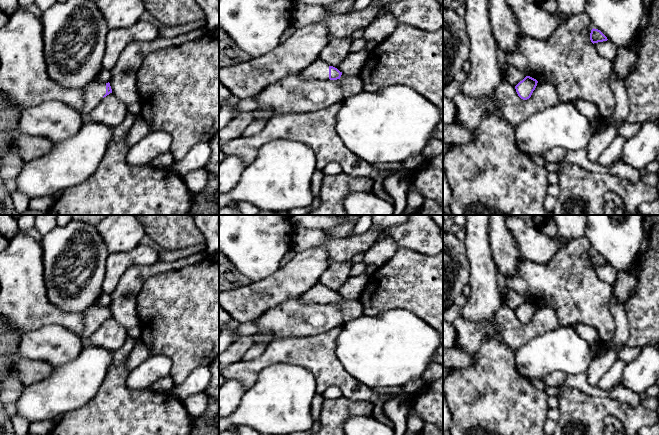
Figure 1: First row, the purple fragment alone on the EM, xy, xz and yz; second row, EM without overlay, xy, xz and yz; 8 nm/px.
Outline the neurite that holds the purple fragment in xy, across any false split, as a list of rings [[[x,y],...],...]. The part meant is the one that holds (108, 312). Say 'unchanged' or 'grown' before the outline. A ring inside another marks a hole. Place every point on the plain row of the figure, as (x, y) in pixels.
grown; [[[92,306],[84,311],[84,329],[80,338],[86,345],[89,344],[91,335],[100,327],[100,325],[112,317],[110,307]]]

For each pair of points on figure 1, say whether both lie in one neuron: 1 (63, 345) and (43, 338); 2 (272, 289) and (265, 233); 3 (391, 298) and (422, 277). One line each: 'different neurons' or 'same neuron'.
1: same neuron
2: different neurons
3: same neuron

